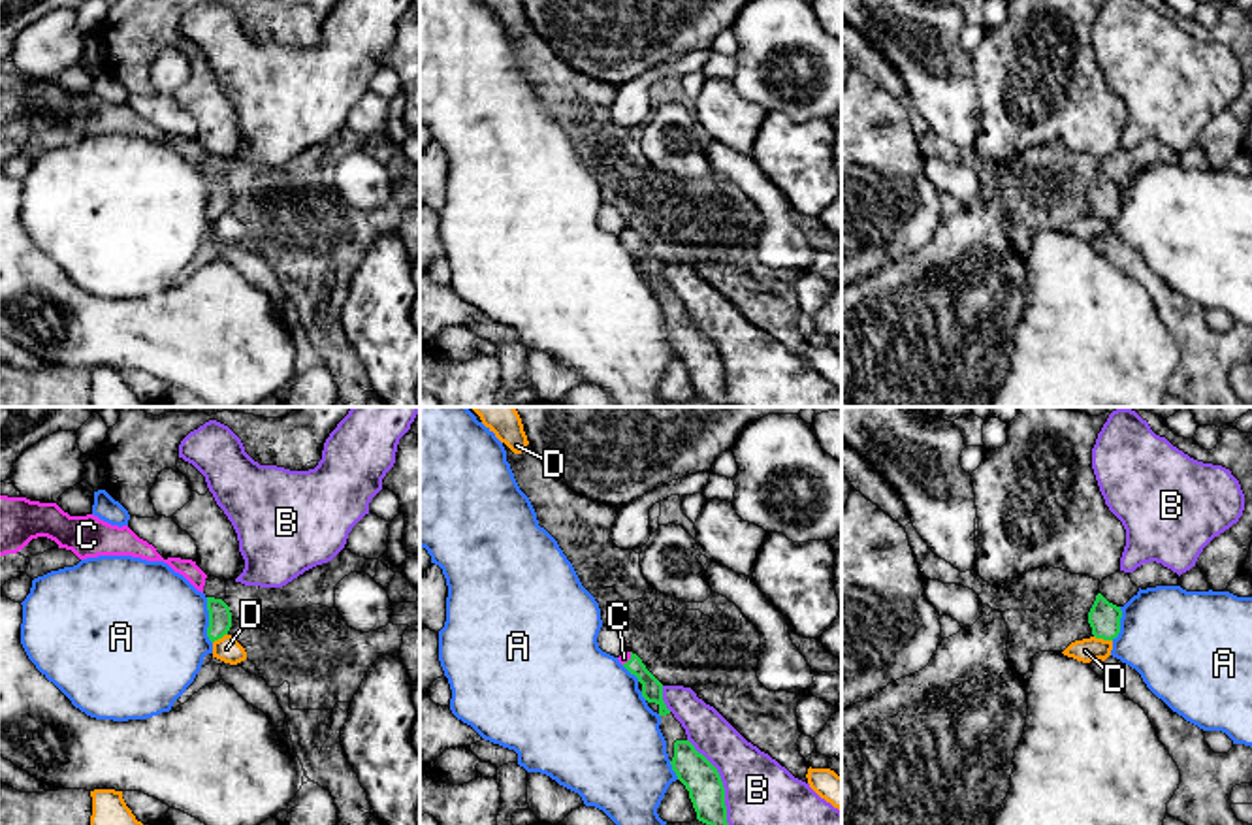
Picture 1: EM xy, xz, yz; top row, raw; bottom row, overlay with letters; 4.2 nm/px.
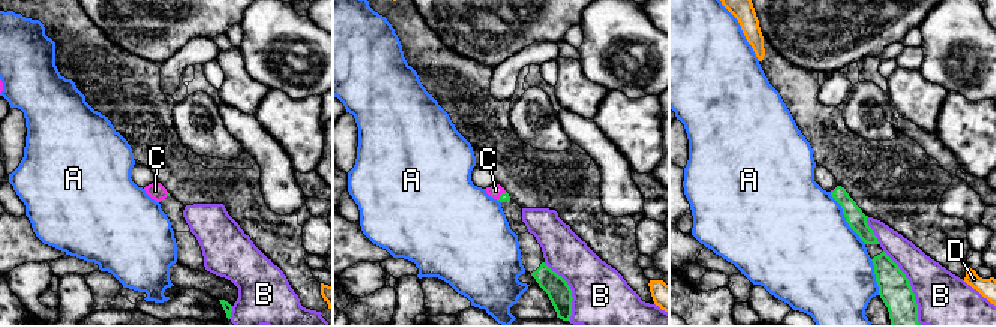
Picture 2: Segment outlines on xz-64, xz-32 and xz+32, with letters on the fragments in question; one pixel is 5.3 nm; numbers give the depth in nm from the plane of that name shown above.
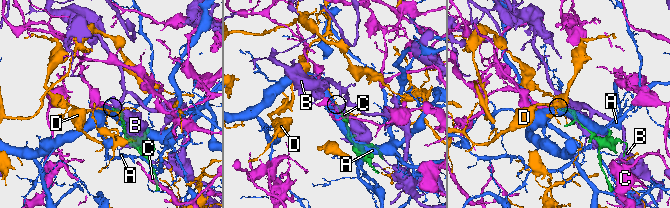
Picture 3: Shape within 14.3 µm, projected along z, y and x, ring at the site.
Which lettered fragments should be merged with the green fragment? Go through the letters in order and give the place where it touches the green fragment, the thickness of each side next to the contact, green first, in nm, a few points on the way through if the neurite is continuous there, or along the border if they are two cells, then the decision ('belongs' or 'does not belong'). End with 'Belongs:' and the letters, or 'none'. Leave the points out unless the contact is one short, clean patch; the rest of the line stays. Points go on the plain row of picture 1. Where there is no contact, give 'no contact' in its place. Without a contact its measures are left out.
A: contact xy (209, 198); calibres 100 and 480 nm; does not belong
B: contact xz (722, 360); calibres 160 and 360 nm; does not belong
C: contact xz (629, 238); calibres 100 and 50 nm; way xz (652, 268), (650, 260), (629, 238), (624, 236); belongs
D: contact yz (1104, 217); calibres 140 and 100 nm; border yz (1094, 213), (1111, 219); does not belong
Belongs: C

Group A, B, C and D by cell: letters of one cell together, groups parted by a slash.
A / B / C / D

